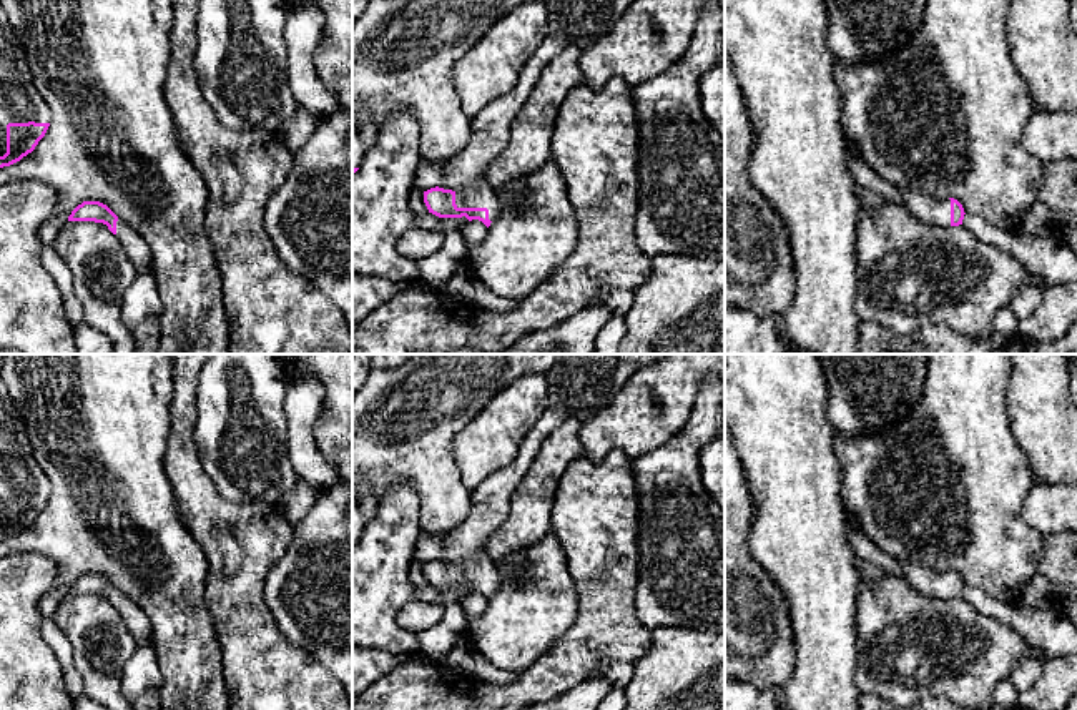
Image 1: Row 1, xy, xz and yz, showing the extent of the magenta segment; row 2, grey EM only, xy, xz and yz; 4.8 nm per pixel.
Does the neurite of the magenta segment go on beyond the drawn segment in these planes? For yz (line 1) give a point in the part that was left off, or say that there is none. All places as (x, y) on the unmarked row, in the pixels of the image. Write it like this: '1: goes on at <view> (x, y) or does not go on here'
1: goes on at yz (936, 584)

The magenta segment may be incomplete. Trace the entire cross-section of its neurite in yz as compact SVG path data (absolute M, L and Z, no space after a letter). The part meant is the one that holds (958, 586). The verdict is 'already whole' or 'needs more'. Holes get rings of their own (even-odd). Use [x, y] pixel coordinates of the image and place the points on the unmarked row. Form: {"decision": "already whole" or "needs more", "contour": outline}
{"decision": "needs more", "contour": "M901 559L901 565L902 579L919 594L939 600L962 597L966 585L957 572L934 570L932 567L911 559Z"}

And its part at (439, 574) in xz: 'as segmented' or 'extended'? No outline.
extended

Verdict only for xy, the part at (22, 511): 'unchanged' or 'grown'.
grown

